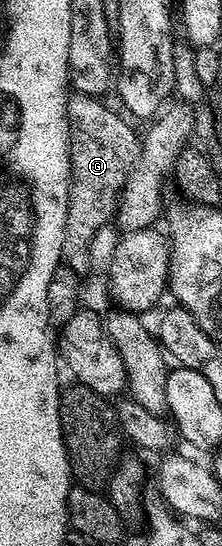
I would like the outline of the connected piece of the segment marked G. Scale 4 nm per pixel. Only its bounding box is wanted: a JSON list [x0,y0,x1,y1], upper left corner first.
[62,92,140,274]

